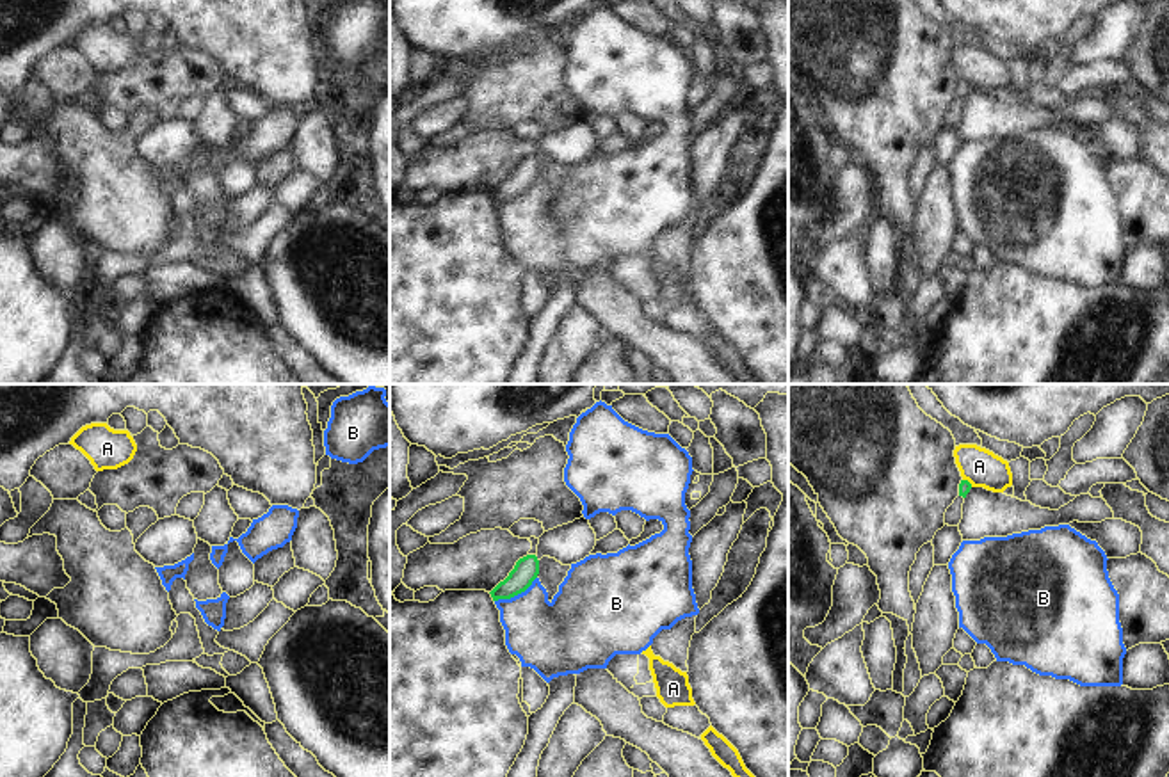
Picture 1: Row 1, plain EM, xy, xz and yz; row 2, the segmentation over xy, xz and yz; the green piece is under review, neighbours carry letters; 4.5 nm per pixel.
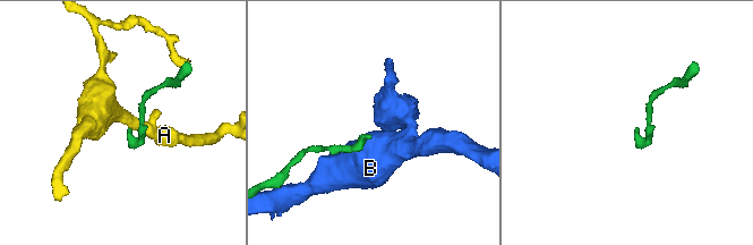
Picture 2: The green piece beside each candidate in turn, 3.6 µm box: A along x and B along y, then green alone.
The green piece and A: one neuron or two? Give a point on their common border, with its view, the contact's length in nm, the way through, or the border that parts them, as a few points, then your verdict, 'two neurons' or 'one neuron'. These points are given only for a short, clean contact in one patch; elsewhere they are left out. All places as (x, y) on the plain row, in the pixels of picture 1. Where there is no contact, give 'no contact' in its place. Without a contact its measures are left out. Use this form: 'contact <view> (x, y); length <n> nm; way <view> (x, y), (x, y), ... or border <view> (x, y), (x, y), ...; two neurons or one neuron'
contact yz (968, 84); length 60 nm; border yz (963, 80), (972, 88); two neurons

